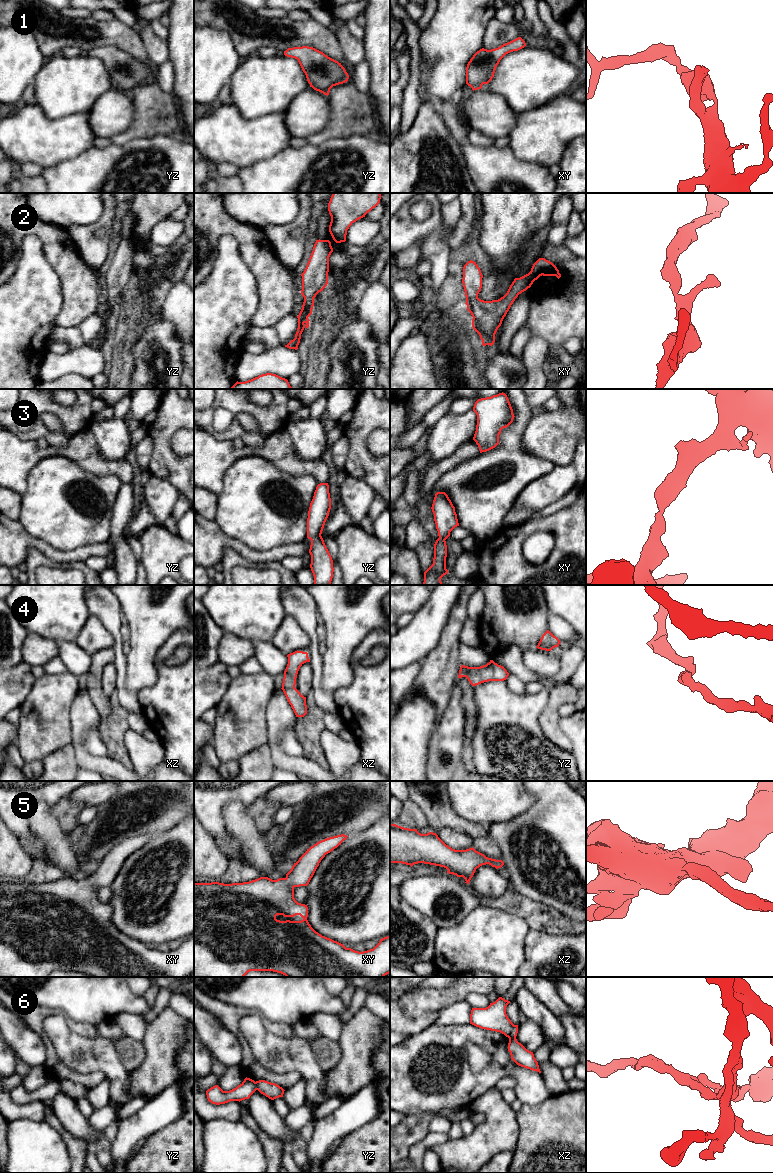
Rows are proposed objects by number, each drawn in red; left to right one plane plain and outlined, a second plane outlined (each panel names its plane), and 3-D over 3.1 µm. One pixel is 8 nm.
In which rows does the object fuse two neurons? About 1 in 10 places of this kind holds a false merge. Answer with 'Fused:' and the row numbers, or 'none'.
Fused: 6

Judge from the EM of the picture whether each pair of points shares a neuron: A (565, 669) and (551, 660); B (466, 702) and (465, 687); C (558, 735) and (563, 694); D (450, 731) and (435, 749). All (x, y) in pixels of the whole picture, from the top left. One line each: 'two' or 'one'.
A: two
B: one
C: one
D: one

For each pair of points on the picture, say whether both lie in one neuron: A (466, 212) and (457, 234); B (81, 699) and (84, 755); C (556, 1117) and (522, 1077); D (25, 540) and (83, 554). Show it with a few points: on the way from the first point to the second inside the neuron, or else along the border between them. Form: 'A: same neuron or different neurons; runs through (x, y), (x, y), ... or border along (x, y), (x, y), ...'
A: same neuron; runs through (466, 217), (462, 229)
B: same neuron; runs through (81, 713), (78, 741)
C: different neurons; border along (551, 1095), (537, 1104), (523, 1104)
D: same neuron; runs through (39, 545), (55, 555), (69, 555)

